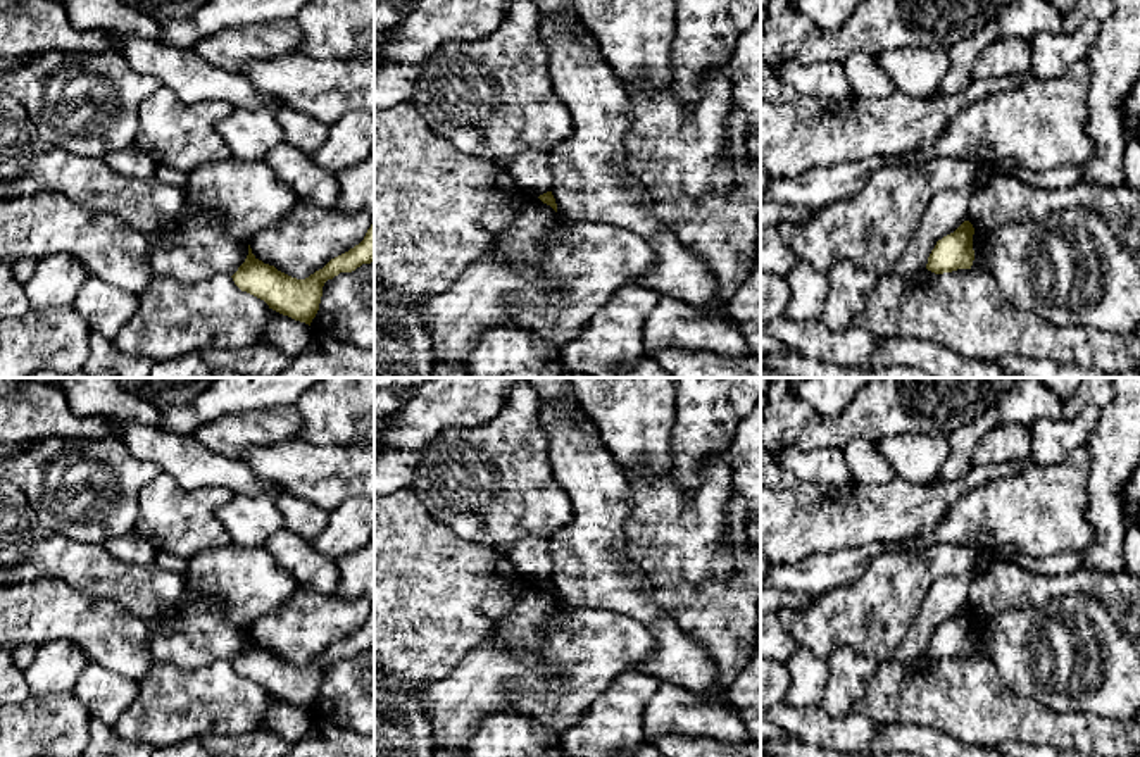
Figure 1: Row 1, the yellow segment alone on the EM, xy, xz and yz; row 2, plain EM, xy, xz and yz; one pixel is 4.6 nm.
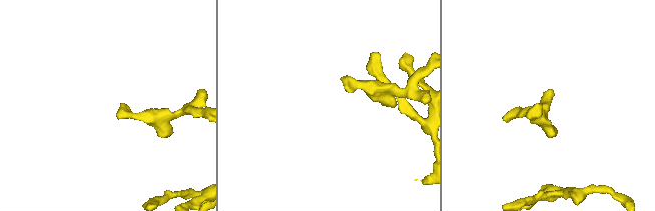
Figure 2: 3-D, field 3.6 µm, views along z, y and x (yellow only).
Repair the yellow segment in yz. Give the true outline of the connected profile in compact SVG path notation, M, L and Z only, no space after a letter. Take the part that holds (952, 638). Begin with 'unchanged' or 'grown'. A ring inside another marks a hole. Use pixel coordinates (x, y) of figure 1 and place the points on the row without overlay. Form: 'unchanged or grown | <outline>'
unchanged | M964 607L954 619L938 626L928 643L926 655L935 660L971 655L974 647L973 621L973 610Z

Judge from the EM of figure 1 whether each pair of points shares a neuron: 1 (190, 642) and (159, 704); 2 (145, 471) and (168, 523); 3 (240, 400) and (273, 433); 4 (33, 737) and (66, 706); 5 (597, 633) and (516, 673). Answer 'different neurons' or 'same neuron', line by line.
1: different neurons
2: different neurons
3: different neurons
4: same neuron
5: same neuron

